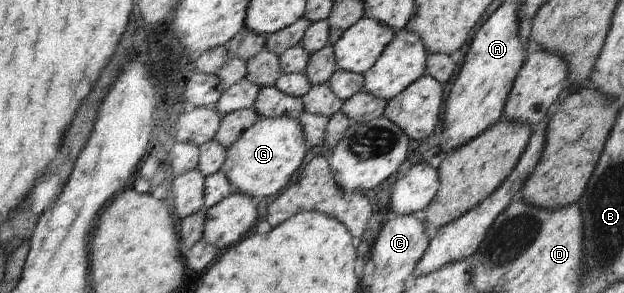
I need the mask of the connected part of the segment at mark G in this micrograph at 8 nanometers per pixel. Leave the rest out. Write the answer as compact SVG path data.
M259 117L256 124L246 129L246 132L227 148L221 170L236 193L248 195L254 200L274 196L288 186L294 172L302 166L308 149L299 121L290 117Z

